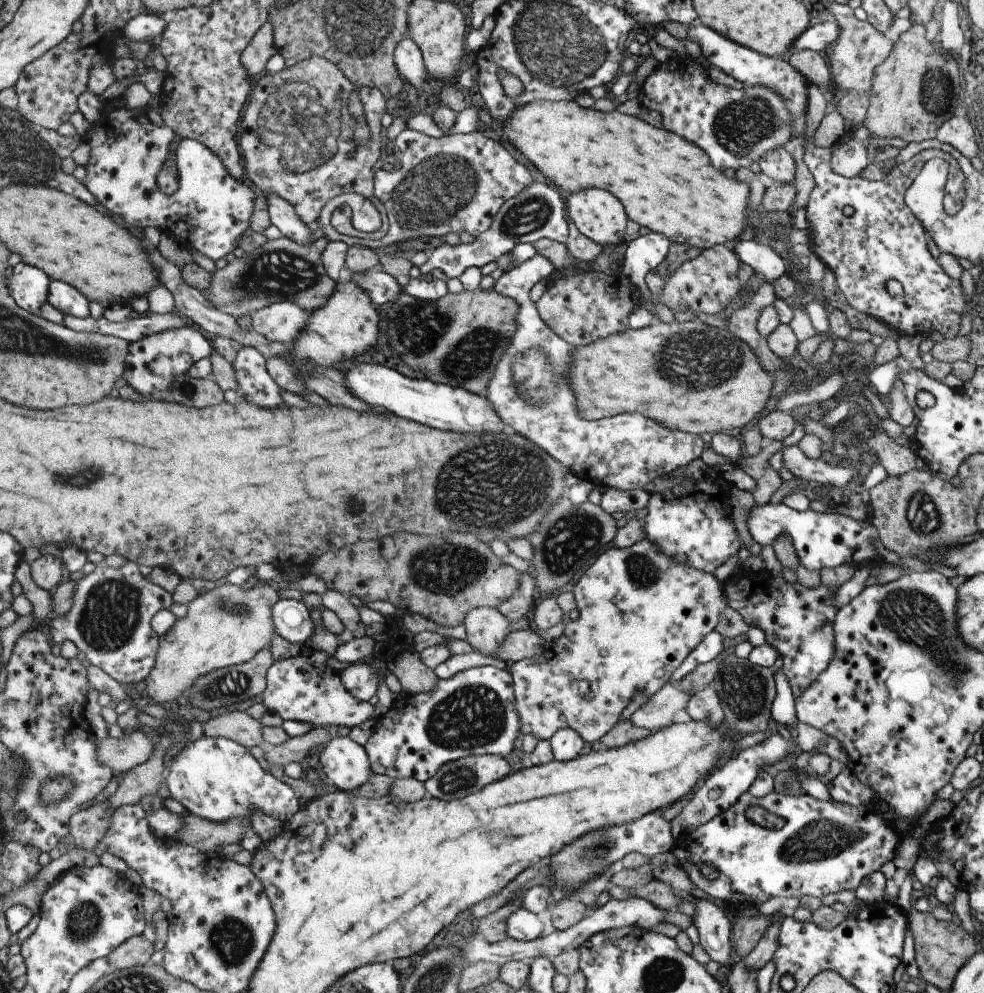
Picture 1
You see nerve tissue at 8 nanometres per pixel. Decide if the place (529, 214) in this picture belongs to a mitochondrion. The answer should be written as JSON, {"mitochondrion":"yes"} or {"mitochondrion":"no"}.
{"mitochondrion":"yes"}

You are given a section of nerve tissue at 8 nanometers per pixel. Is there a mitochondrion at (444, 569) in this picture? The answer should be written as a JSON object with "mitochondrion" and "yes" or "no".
{"mitochondrion":"yes"}

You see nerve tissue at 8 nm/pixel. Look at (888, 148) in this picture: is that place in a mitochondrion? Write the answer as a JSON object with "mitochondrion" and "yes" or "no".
{"mitochondrion":"no"}

